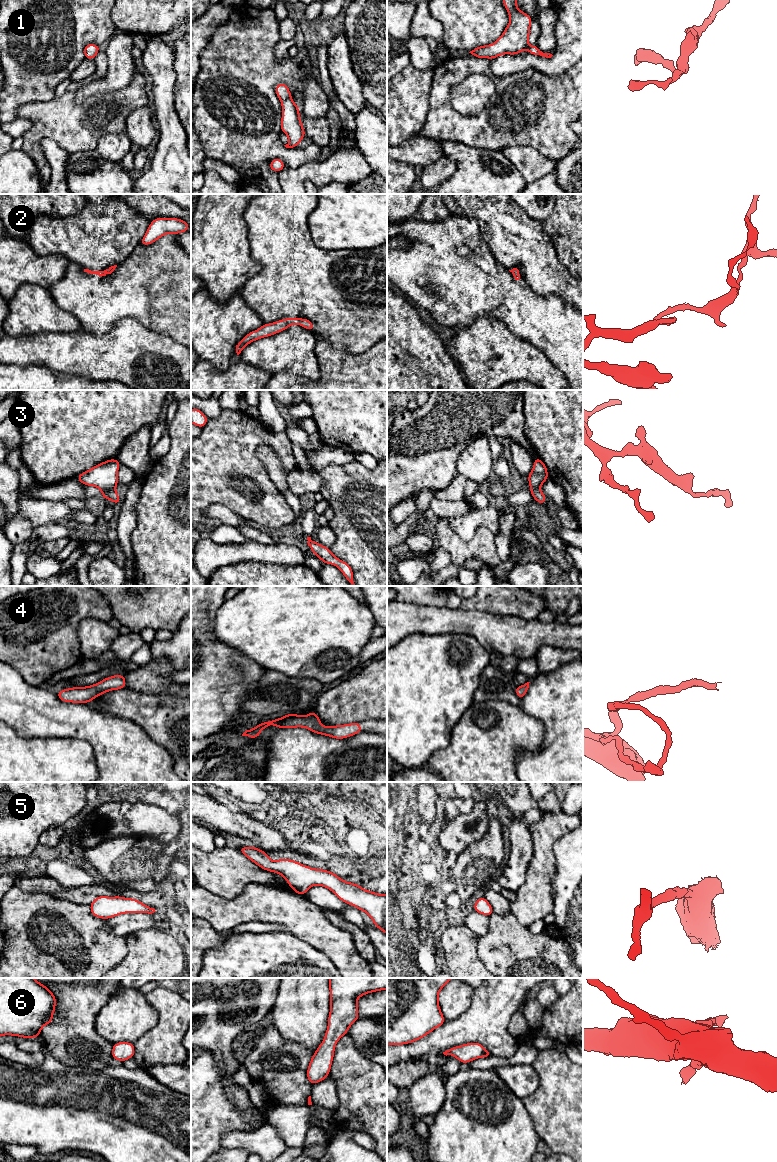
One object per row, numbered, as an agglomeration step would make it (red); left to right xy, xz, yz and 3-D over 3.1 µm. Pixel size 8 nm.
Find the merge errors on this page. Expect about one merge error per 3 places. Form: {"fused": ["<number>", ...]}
{"fused": []}

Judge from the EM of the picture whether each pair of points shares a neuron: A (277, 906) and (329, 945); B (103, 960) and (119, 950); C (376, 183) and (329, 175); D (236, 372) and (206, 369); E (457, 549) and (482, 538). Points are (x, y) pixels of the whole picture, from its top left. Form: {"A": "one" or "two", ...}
{"A": "one", "B": "one", "C": "two", "D": "one", "E": "one"}

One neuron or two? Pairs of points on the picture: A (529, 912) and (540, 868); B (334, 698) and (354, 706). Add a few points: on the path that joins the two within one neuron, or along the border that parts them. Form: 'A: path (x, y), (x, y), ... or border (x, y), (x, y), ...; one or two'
A: path (534, 901), (538, 879); one
B: path (339, 703), (349, 703); one

